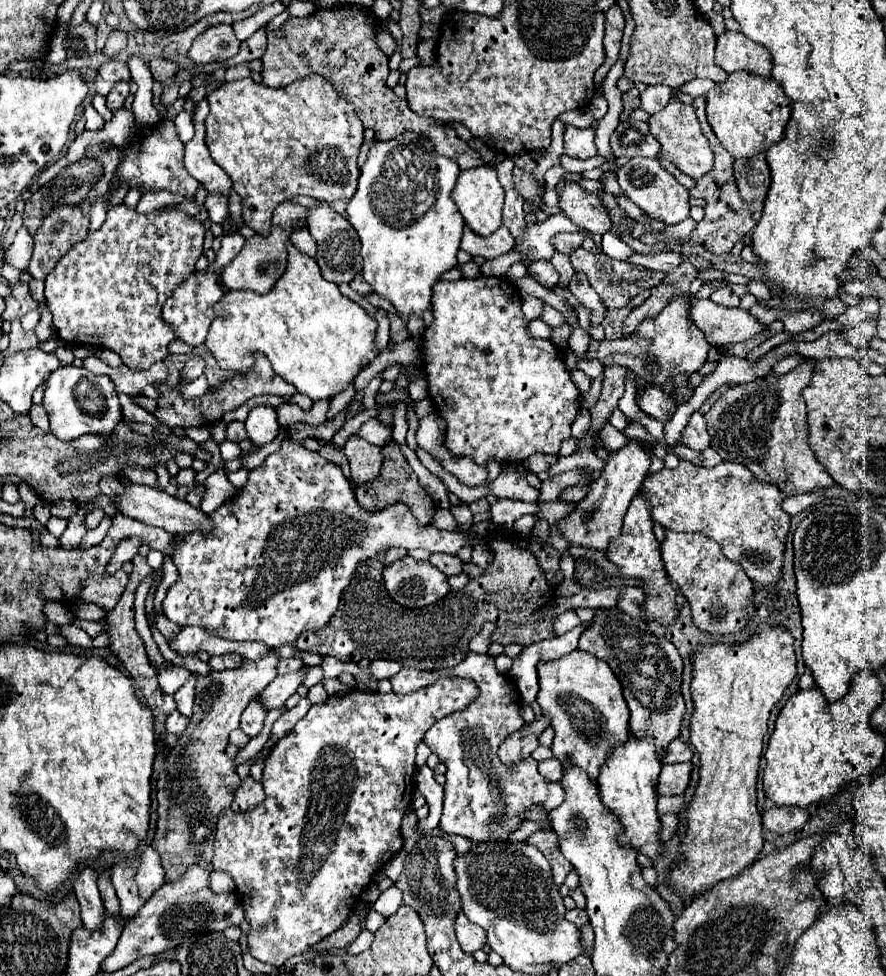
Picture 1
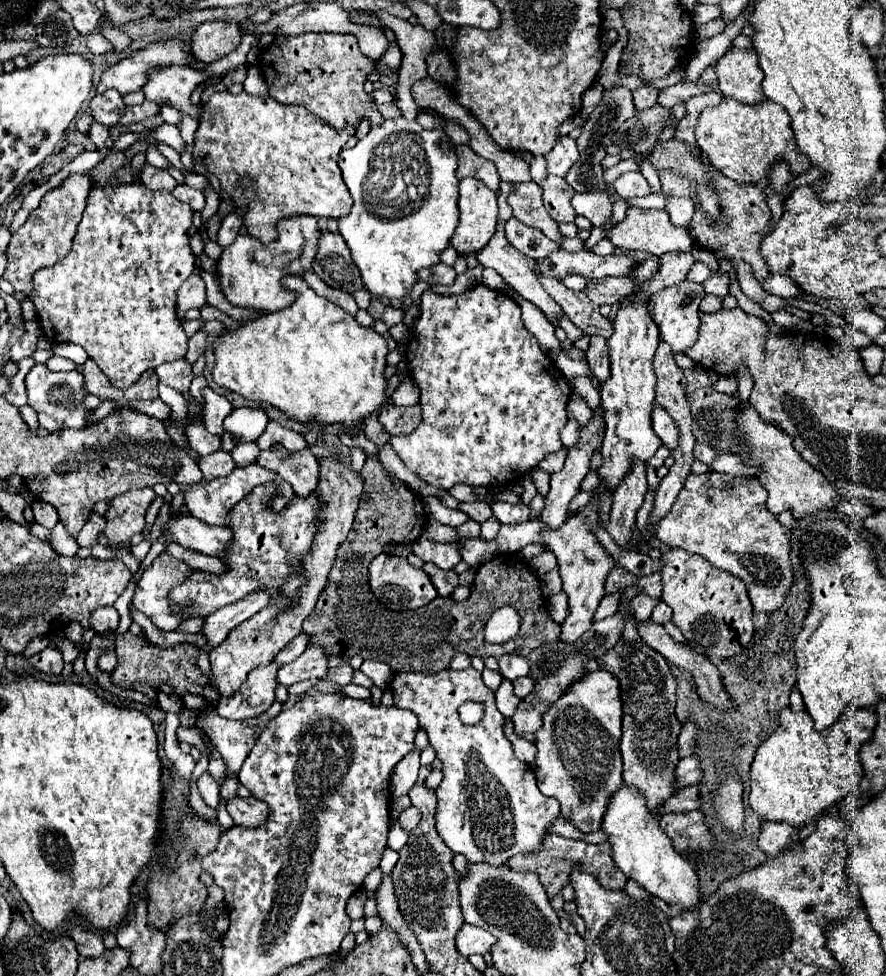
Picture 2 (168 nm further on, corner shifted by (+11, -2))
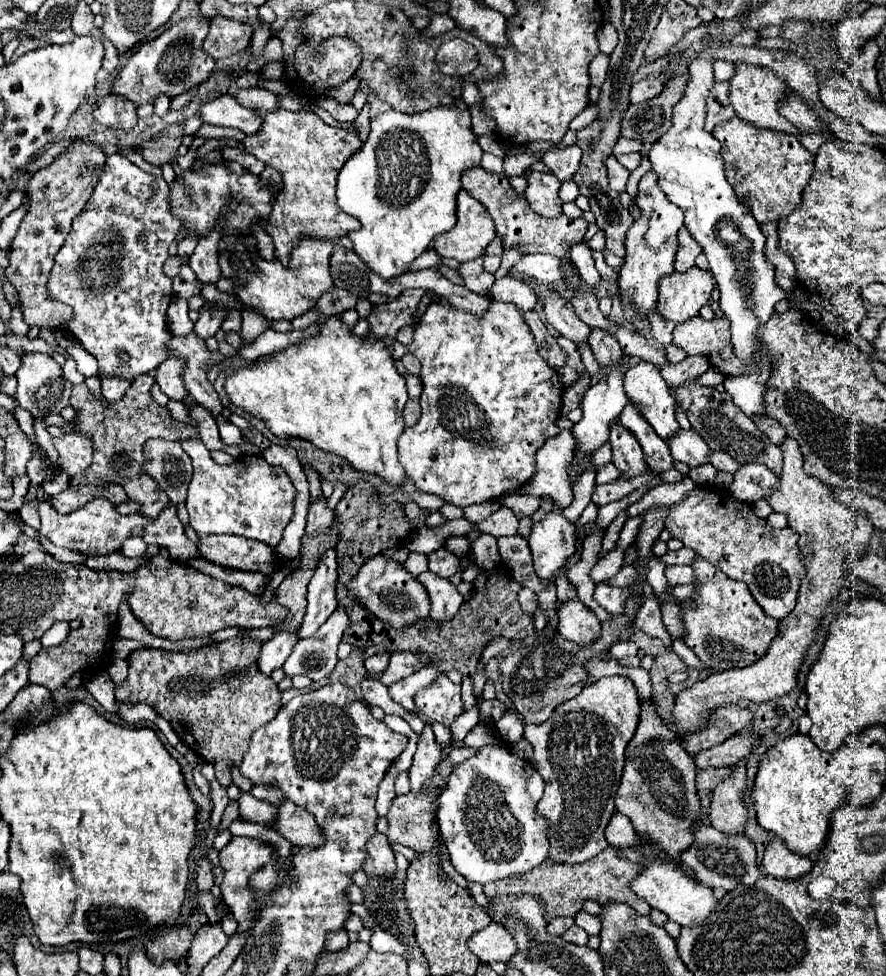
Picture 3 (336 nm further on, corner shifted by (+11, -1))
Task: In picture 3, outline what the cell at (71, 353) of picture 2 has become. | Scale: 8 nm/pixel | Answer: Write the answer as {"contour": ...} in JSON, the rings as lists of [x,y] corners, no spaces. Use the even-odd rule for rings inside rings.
{"contour":[[[71,346],[69,350],[69,356],[77,362],[77,368],[81,370],[81,374],[85,378],[91,378],[91,376],[99,376],[99,368],[97,368],[97,360],[81,346]]]}

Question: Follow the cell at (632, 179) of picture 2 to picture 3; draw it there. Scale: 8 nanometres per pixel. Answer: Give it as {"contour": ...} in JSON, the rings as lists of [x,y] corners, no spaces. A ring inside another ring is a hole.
{"contour":[[[615,156],[605,158],[605,166],[607,166],[607,174],[609,174],[609,186],[617,192],[623,192],[627,180],[629,180],[629,172],[615,160]]]}

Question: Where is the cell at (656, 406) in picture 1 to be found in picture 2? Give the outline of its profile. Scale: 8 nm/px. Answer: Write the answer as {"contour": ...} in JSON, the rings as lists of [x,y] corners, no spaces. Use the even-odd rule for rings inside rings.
{"contour":[[[655,405],[653,409],[653,415],[651,415],[651,421],[653,421],[653,429],[655,433],[659,435],[659,439],[669,447],[673,449],[677,445],[677,425],[673,423],[673,419],[667,415],[667,411],[659,405]]]}

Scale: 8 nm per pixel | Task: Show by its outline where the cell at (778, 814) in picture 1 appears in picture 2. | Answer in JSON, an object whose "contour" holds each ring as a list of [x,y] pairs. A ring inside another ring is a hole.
{"contour":[[[765,821],[761,825],[759,835],[759,847],[767,853],[767,857],[777,857],[781,849],[787,849],[791,843],[797,843],[799,837],[795,837],[795,827],[791,827],[785,821]]]}

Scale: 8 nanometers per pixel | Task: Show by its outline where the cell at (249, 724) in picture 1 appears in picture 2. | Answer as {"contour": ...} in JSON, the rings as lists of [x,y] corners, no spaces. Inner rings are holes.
{"contour":[[[277,663],[253,669],[245,681],[245,687],[241,687],[237,695],[221,699],[221,703],[217,703],[217,713],[225,719],[249,719],[265,713],[275,701],[277,669]]]}

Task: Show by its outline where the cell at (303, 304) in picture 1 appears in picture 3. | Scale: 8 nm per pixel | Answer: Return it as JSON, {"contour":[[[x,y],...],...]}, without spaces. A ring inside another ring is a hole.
{"contour":[[[321,316],[317,324],[317,336],[265,356],[253,366],[235,370],[225,380],[225,390],[231,402],[243,408],[247,414],[263,420],[277,438],[309,440],[319,450],[345,458],[357,472],[377,474],[387,484],[401,488],[407,476],[397,456],[397,438],[405,428],[403,408],[409,400],[405,378],[395,370],[385,342],[369,344],[363,338],[353,336],[351,328],[345,326],[337,316]]]}

